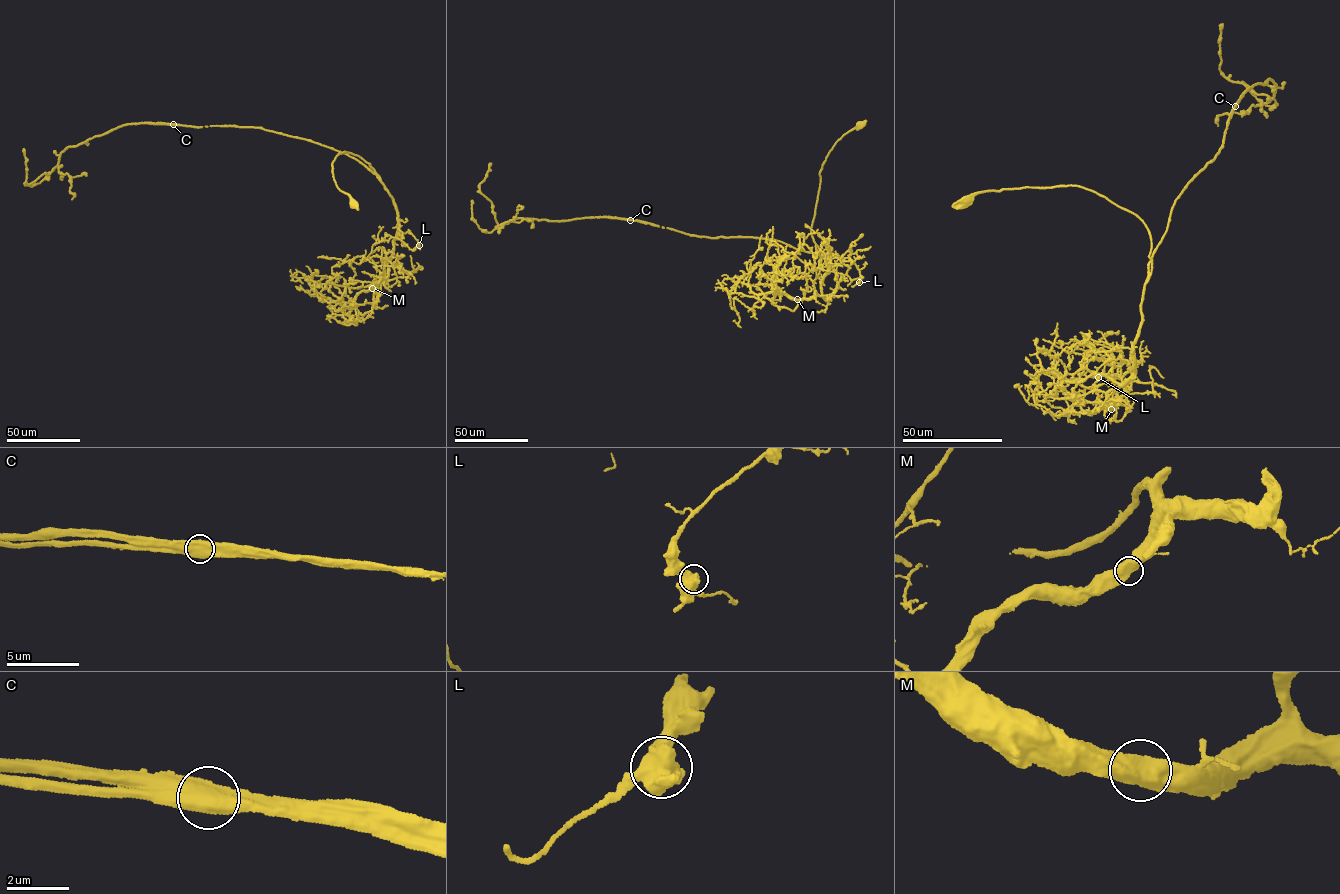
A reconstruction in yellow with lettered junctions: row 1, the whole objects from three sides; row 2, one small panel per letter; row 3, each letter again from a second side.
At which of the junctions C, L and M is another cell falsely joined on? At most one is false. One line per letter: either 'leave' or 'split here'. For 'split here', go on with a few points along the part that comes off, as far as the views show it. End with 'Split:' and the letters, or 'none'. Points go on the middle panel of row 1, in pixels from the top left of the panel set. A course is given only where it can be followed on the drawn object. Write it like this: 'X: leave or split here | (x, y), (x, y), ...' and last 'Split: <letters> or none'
C: split here | (630, 219), (597, 217)
L: leave
M: leave
Split: C

